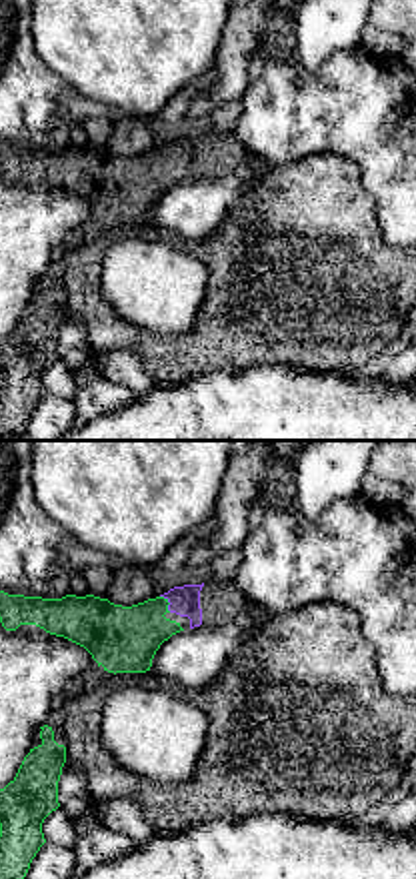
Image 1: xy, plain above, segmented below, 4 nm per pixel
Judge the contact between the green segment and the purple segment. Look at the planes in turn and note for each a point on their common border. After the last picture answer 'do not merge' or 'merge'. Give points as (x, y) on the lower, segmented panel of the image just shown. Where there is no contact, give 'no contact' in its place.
contact (168, 603)

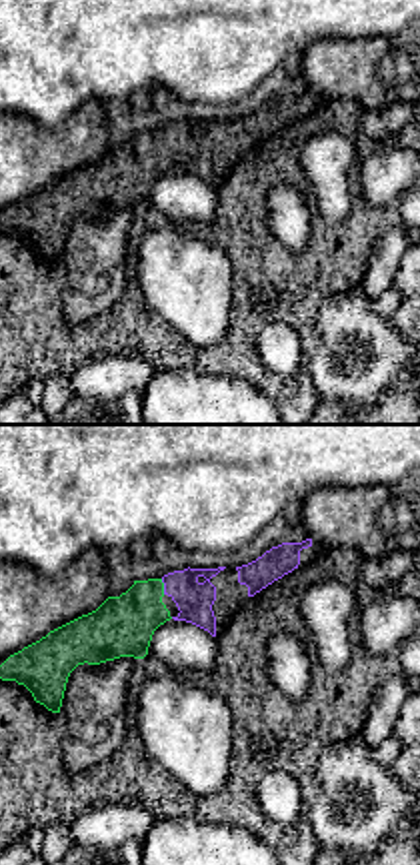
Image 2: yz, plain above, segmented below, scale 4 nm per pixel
contact (162, 587)

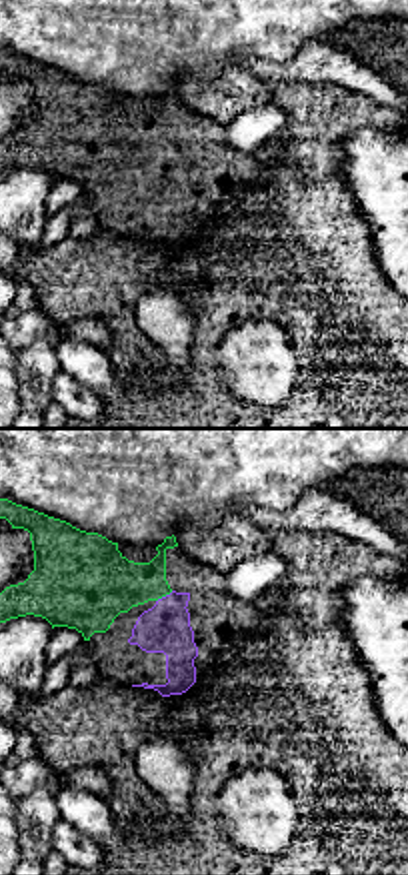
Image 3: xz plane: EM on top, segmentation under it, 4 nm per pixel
contact (164, 595)

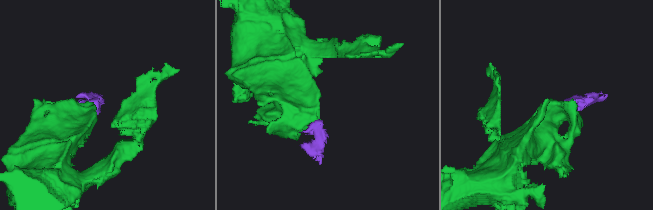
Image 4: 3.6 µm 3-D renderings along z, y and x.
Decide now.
merge

